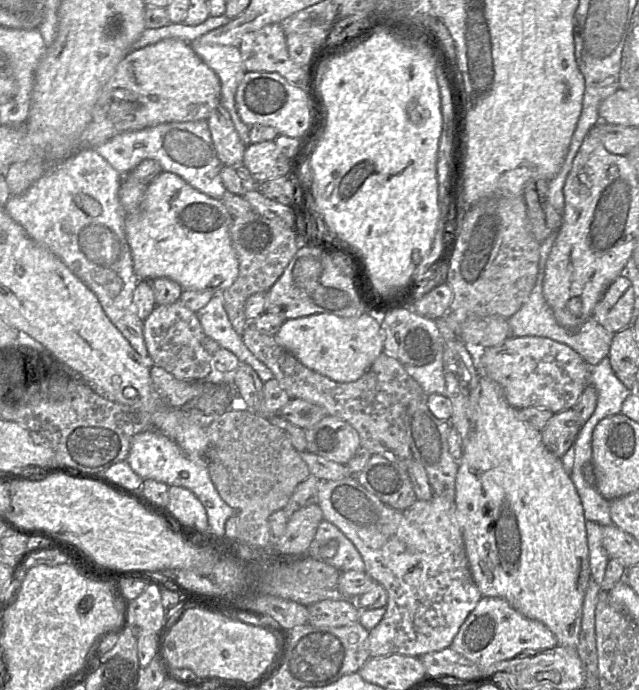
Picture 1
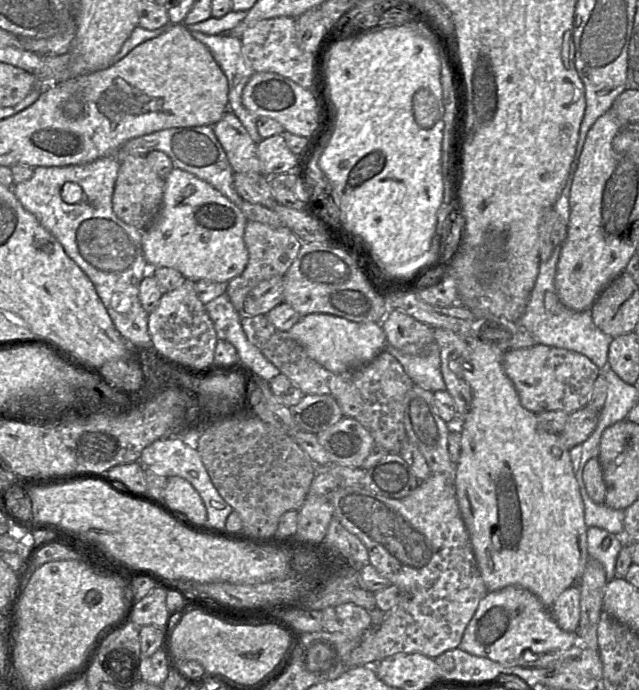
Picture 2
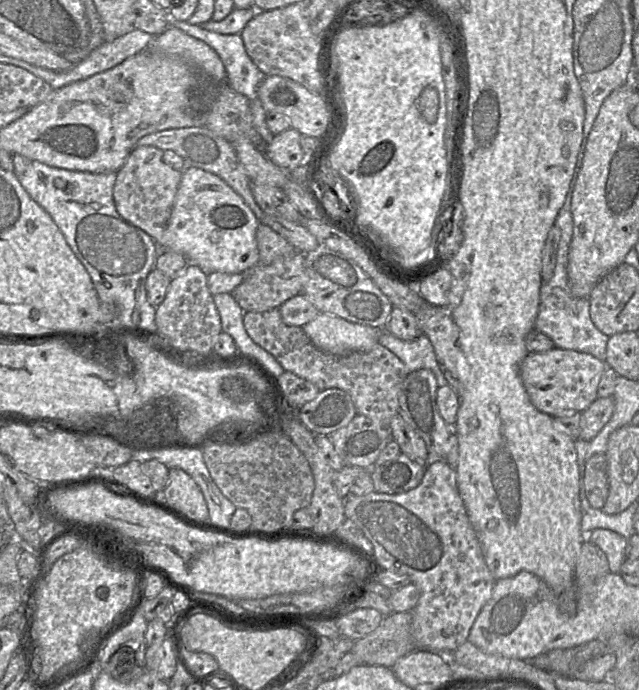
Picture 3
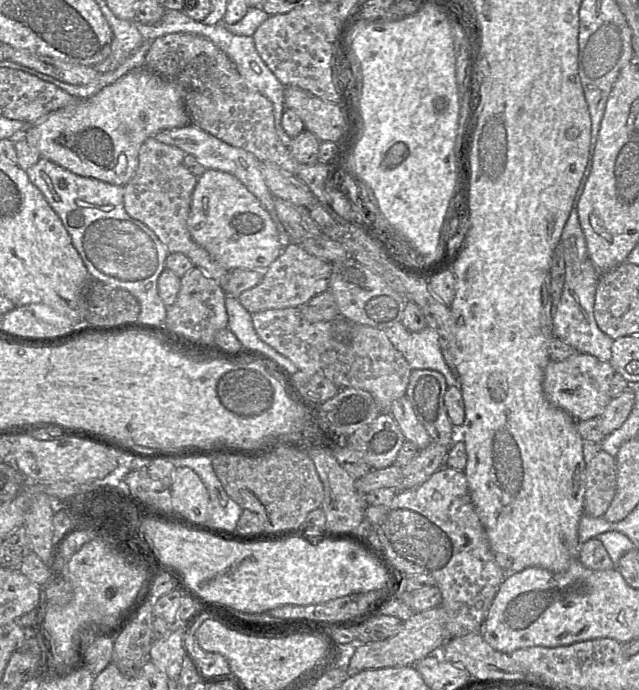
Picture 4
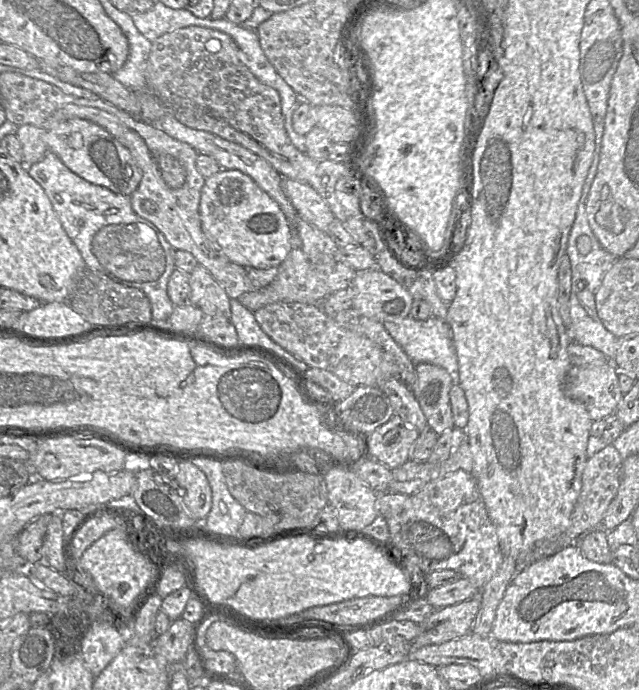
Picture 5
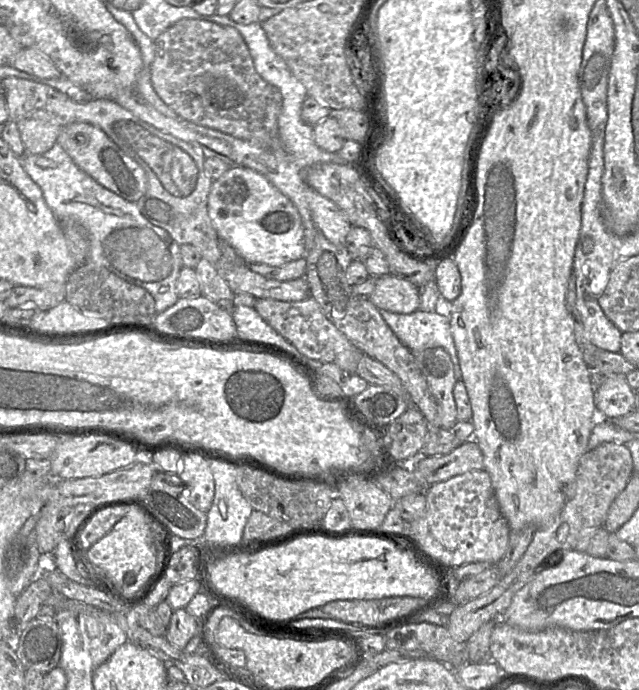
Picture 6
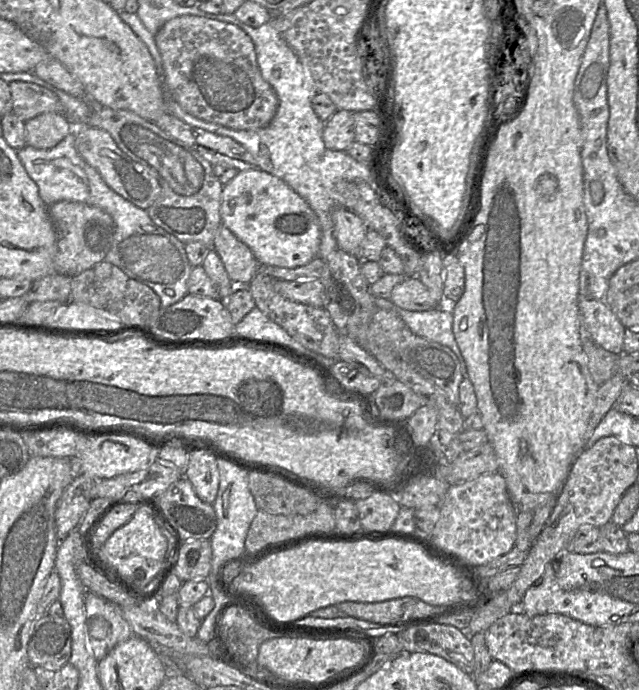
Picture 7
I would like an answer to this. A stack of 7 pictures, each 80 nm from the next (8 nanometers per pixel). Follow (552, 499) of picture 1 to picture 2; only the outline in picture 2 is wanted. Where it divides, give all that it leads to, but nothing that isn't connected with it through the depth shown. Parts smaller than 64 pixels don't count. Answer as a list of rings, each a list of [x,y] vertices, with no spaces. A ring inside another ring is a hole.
[[[466,336],[463,338],[467,340],[470,348],[472,404],[469,413],[463,421],[456,426],[461,433],[461,453],[459,461],[456,464],[455,489],[460,513],[470,537],[481,577],[488,593],[498,591],[507,586],[518,586],[532,592],[547,608],[562,630],[576,632],[580,622],[581,578],[589,555],[587,546],[588,527],[584,521],[584,504],[571,462],[570,449],[563,444],[559,434],[551,433],[541,427],[536,414],[521,405],[516,389],[503,369],[502,360],[506,350],[501,347],[501,343],[489,342],[475,336]]]

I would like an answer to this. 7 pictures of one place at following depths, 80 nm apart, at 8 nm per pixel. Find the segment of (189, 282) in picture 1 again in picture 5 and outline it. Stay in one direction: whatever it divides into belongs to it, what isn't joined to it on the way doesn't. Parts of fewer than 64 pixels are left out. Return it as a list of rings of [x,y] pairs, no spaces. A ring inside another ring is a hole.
[[[221,169],[205,179],[199,214],[204,233],[232,262],[245,268],[278,267],[293,249],[291,227],[278,203],[238,170]]]

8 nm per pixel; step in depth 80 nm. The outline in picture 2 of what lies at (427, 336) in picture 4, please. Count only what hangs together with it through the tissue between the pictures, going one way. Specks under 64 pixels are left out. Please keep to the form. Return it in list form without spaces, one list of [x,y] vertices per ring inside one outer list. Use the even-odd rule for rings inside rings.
[[[387,341],[384,350],[400,362],[414,384],[432,392],[446,390],[441,372],[440,348],[435,341],[418,355],[405,354],[387,343]]]

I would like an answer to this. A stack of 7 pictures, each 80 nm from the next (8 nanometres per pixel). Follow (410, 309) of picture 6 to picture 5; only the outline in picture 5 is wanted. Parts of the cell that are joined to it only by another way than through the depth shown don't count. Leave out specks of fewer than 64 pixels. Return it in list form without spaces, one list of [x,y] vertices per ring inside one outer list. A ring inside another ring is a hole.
[[[379,268],[357,270],[351,287],[356,289],[352,307],[380,322],[400,322],[409,315],[414,297]]]

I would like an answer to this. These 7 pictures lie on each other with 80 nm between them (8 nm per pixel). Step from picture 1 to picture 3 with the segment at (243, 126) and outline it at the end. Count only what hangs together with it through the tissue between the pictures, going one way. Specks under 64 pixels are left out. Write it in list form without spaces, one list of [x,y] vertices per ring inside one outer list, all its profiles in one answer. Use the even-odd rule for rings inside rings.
[[[172,21],[171,25],[180,29],[187,35],[200,40],[211,47],[219,56],[227,72],[226,83],[236,92],[246,96],[250,100],[250,108],[253,115],[253,127],[270,144],[275,135],[269,130],[266,123],[266,110],[258,97],[258,88],[266,75],[257,67],[248,55],[240,34],[218,34],[203,29],[200,25],[191,25],[187,21]]]

